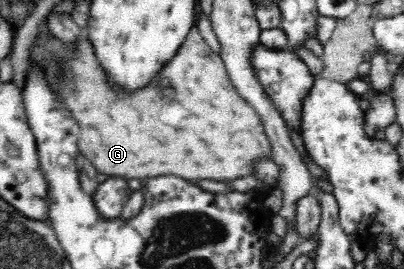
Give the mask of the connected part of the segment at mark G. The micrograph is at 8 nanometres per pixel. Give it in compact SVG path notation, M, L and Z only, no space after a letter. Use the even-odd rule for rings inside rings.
M197 27L191 28L189 34L187 34L187 38L185 38L183 42L183 46L179 48L179 52L176 52L175 56L173 56L171 60L169 60L167 64L163 66L163 70L161 70L162 72L152 81L152 84L150 86L147 86L145 89L142 89L141 92L129 93L129 94L125 94L125 96L117 96L117 94L113 94L113 92L109 90L109 86L105 84L105 76L103 76L103 74L105 73L103 73L101 64L98 63L97 56L94 55L94 51L92 46L90 45L90 41L88 40L88 38L85 37L85 35L81 36L81 39L79 40L79 44L73 44L73 45L63 44L62 41L57 40L55 36L55 40L51 42L51 46L47 46L47 48L45 48L43 52L39 52L39 56L41 56L41 58L45 58L45 66L43 66L43 71L44 71L44 68L47 68L47 72L49 72L49 76L51 76L51 82L53 82L53 84L55 84L55 86L57 86L57 88L61 90L61 94L59 95L63 97L64 106L67 107L67 110L71 111L71 114L73 115L73 117L75 117L76 122L79 123L80 135L78 138L78 151L81 151L81 153L83 153L83 155L85 155L85 157L87 157L87 159L89 159L92 162L92 164L96 167L96 171L99 174L106 174L109 177L121 176L123 180L127 180L127 181L131 179L135 180L135 178L137 180L141 180L143 178L149 179L156 176L173 175L173 176L179 176L180 179L185 179L185 180L188 180L189 182L195 182L198 180L217 180L217 182L226 183L226 182L231 182L231 180L239 180L239 178L245 178L245 176L253 176L253 174L255 174L255 171L251 171L251 168L255 168L255 160L259 160L260 157L269 157L273 159L273 156L271 156L271 152L272 152L271 139L269 139L269 137L267 136L267 133L265 132L265 125L263 125L264 122L263 122L263 119L261 118L261 115L259 115L259 111L257 111L257 109L255 109L255 107L253 107L253 105L251 105L251 103L249 103L249 101L247 101L247 99L245 99L245 97L243 97L243 95L241 95L241 93L237 91L237 88L234 86L234 83L231 81L230 73L227 71L227 67L225 67L225 63L223 62L223 59L221 58L220 55L217 55L213 53L213 51L211 51L211 47L209 47L209 44L207 44L207 42L203 39L203 36L201 36Z

